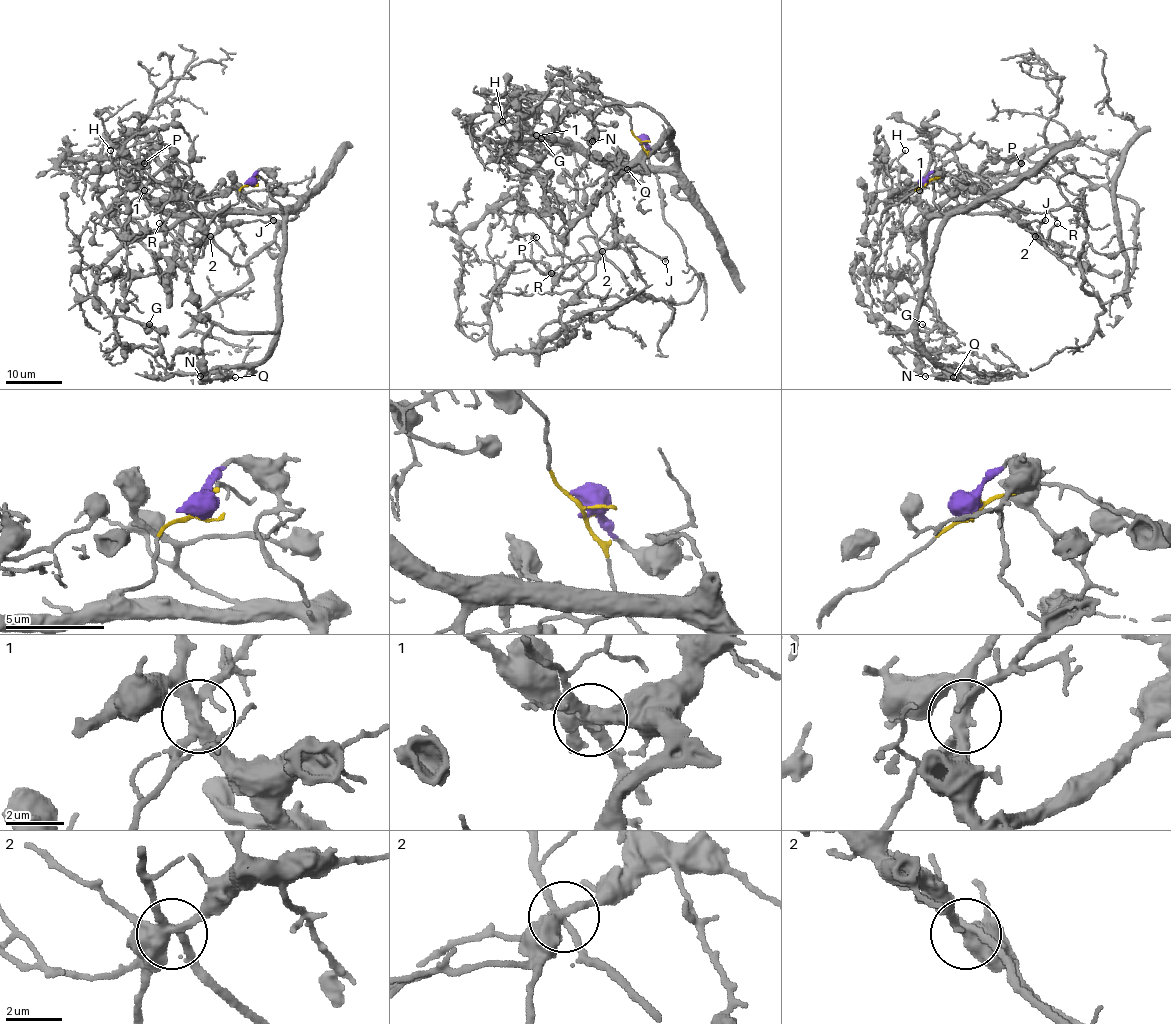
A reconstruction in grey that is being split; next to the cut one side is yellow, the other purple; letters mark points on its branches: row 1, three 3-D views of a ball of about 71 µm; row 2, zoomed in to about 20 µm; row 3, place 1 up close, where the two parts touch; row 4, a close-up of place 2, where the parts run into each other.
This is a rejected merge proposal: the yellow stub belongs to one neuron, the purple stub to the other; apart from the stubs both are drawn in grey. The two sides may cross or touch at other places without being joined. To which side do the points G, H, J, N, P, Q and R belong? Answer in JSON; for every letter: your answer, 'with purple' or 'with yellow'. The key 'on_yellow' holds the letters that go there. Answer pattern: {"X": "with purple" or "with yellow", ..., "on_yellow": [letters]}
{"G": "with purple", "H": "with purple", "J": "with purple", "N": "with purple", "P": "with purple", "Q": "with purple", "R": "with purple", "on_yellow": []}

